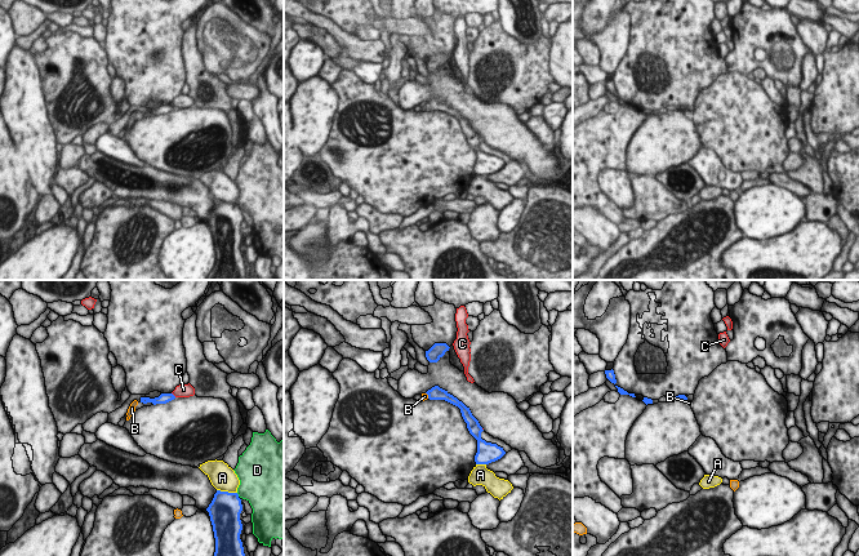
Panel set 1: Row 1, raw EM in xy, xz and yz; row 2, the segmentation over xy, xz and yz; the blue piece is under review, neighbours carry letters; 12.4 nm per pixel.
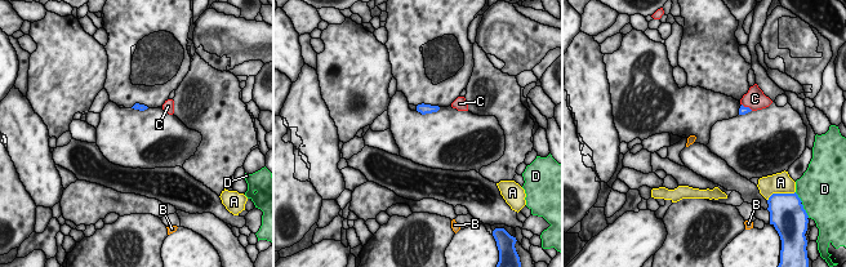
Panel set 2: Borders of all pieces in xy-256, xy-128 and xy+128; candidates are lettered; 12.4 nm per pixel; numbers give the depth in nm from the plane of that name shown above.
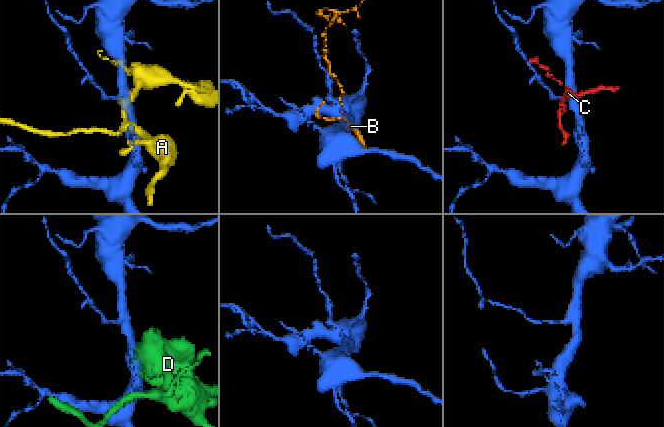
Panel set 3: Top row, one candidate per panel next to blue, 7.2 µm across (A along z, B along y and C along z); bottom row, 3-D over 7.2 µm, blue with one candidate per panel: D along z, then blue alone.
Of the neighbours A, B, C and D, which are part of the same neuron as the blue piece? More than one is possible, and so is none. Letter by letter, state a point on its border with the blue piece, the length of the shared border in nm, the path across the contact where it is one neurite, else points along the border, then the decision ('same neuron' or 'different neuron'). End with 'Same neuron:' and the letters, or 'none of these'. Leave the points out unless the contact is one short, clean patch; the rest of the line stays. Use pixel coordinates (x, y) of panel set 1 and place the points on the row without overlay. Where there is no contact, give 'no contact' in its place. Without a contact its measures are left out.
A: xy (227, 203) | 260 nm | different neuron
B: xz (427, 105) | 90 nm | along xz (426, 103), (428, 109) | different neuron
C: xy (173, 106) | 80 nm | different neuron
D: xy (237, 205) | 60 nm | different neuron
Same neuron: none of these

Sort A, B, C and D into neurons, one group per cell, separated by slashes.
A / B / C / D

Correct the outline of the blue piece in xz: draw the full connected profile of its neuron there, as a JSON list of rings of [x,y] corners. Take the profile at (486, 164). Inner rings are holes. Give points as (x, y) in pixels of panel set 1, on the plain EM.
[[[439,97],[432,98],[426,104],[428,106],[430,111],[445,111],[460,120],[469,144],[477,151],[477,164],[475,166],[476,175],[489,175],[500,170],[506,165],[503,159],[498,157],[497,155],[486,154],[481,150],[481,143],[484,142],[482,138],[472,126],[469,119],[467,119],[462,112]]]

